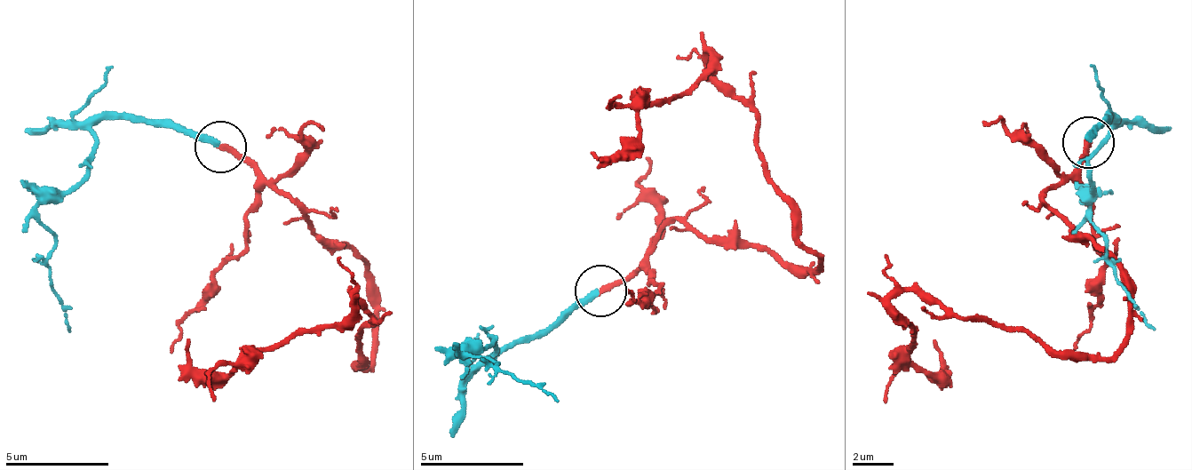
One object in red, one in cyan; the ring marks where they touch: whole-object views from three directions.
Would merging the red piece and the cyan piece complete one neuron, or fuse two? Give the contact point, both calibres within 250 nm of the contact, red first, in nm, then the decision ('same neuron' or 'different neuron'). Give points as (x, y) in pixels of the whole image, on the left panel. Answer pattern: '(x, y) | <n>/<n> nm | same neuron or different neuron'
(220, 147) | 260/280 nm | same neuron

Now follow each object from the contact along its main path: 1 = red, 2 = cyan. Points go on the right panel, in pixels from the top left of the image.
1: (1089, 143), (1046, 193), (1119, 263), (1127, 340), (1059, 355), (909, 289), (893, 305), (931, 376), (932, 340)
2: (1089, 143), (1104, 119), (1111, 115), (1112, 137), (1087, 173), (1090, 211), (1102, 236), (1112, 273), (1154, 329)

